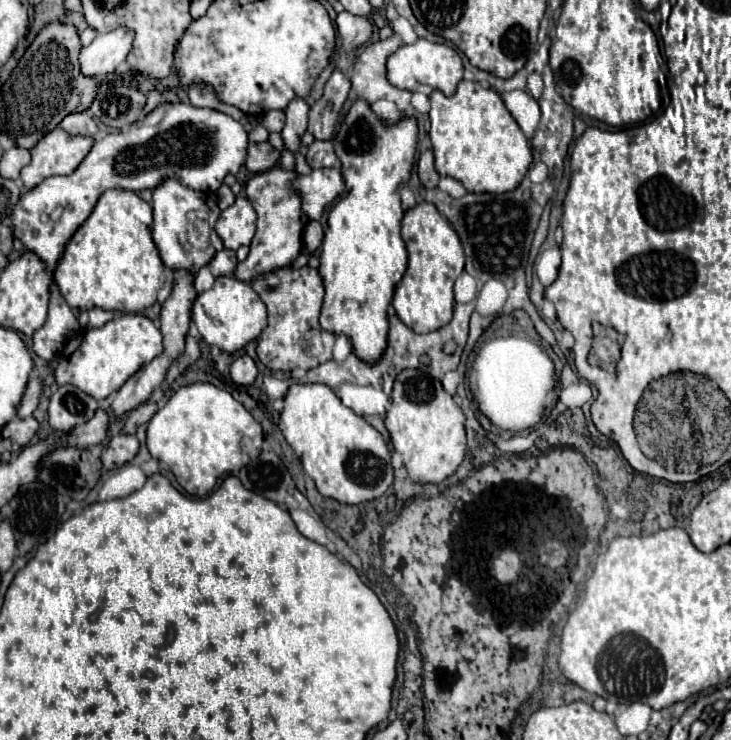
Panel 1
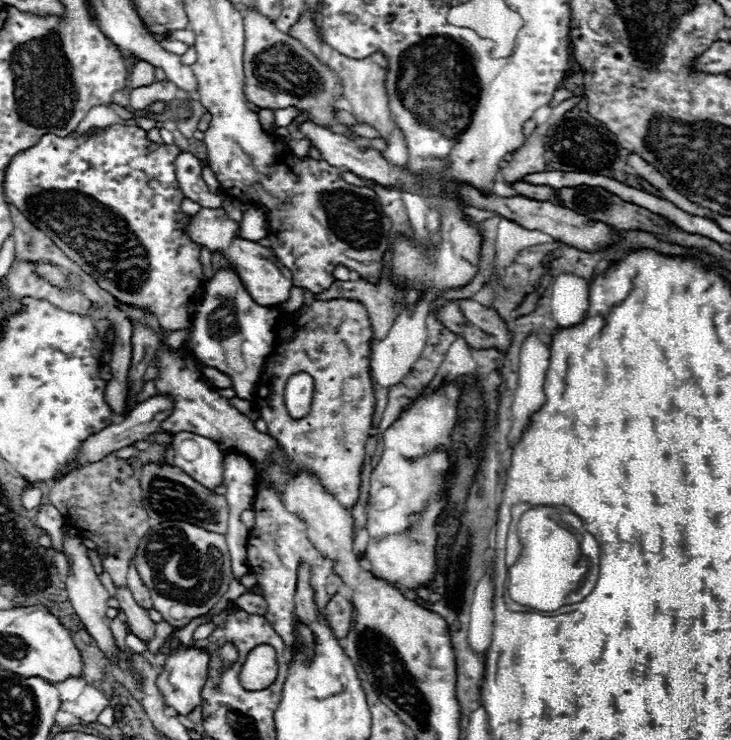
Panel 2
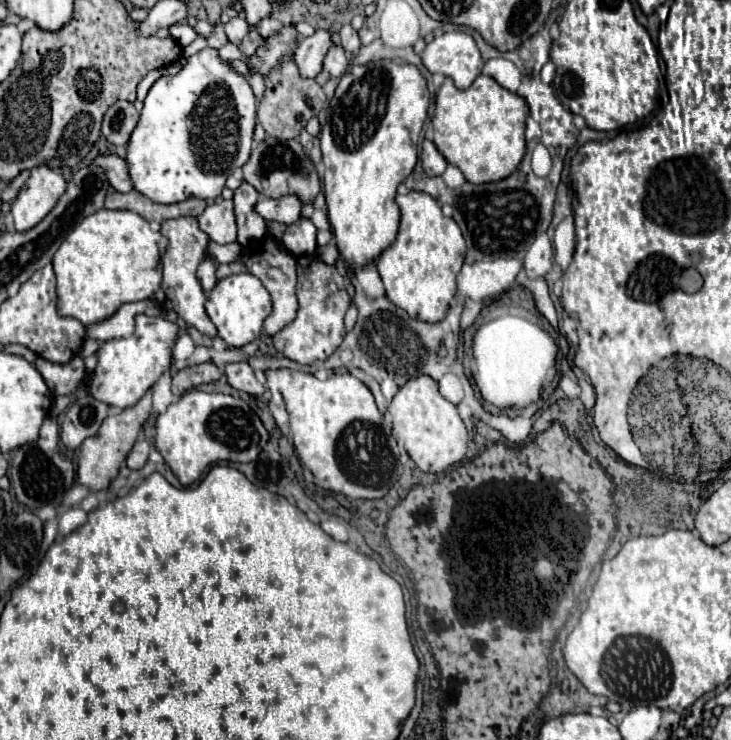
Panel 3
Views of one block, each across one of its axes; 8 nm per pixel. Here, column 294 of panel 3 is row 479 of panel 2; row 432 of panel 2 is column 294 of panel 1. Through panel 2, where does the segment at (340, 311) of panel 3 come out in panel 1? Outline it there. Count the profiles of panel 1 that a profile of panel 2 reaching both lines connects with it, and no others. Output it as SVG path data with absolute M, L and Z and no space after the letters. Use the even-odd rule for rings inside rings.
M282 268L264 274L250 284L268 308L268 326L258 338L256 354L270 370L310 370L322 362L332 360L332 346L336 334L326 332L318 324L318 314L324 298L324 284L316 268Z

